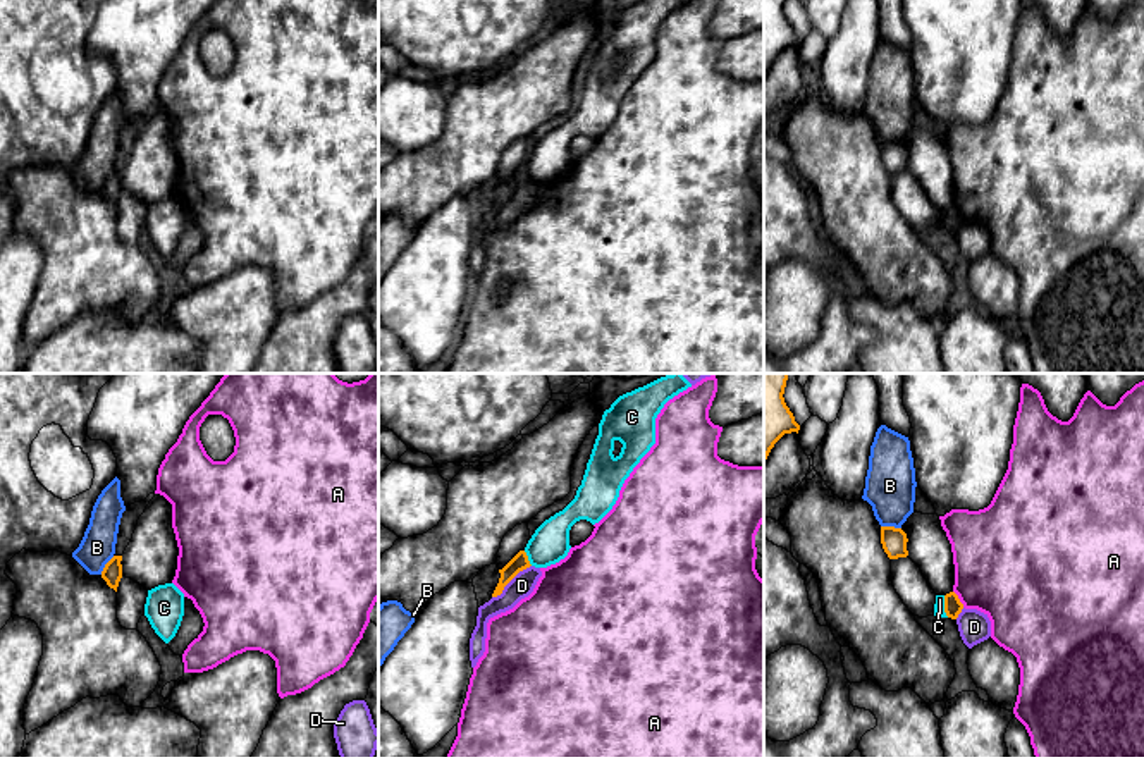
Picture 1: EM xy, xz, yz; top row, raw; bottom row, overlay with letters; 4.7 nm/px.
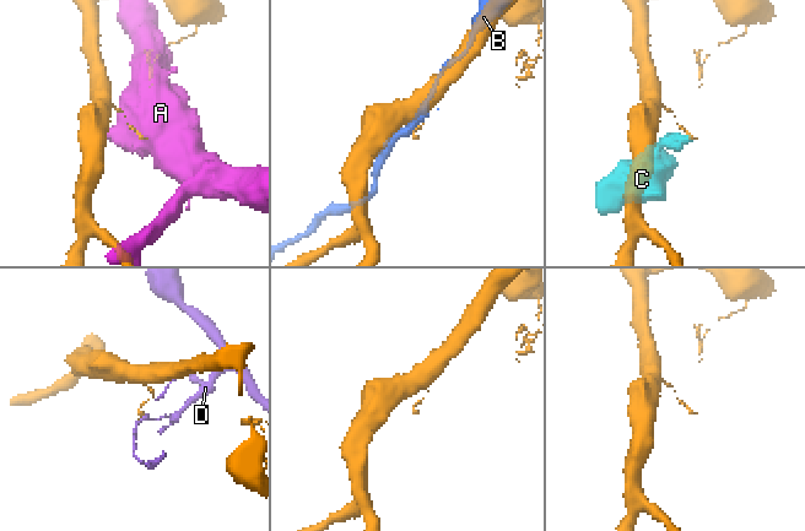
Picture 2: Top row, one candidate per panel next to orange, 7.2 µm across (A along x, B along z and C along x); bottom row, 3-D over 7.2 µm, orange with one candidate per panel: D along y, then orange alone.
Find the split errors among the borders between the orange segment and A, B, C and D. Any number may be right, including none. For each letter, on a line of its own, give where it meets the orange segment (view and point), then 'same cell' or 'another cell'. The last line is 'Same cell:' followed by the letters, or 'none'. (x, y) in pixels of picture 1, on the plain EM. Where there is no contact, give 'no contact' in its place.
A: yz (959, 214) | another cell
B: yz (891, 141) | another cell
C: yz (945, 221) | another cell
D: xz (510, 195) | another cell
Same cell: none

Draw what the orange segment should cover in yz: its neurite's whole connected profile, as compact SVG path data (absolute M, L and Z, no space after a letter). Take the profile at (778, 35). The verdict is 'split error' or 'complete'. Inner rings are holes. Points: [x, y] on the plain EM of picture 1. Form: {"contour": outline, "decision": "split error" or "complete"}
{"contour": "M764 0L764 77L774 58L784 50L800 45L784 17L786 0Z", "decision": "complete"}

